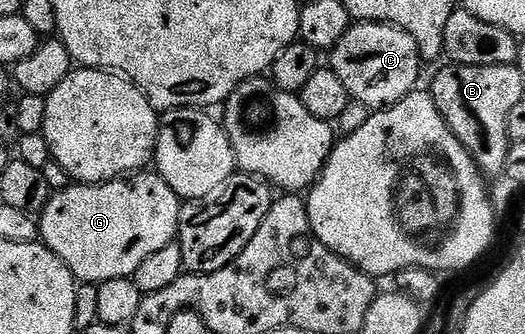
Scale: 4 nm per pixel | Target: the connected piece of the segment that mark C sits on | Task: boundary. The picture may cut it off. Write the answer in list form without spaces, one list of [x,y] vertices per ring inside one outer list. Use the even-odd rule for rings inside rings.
[[[357,22],[350,25],[343,40],[339,40],[337,47],[331,51],[331,58],[333,58],[331,68],[335,76],[343,80],[343,88],[347,88],[350,99],[361,102],[373,112],[393,106],[418,89],[417,77],[421,74],[421,66],[423,67],[423,59],[417,50],[415,40],[411,40],[411,36],[398,26],[386,26],[384,22]]]

